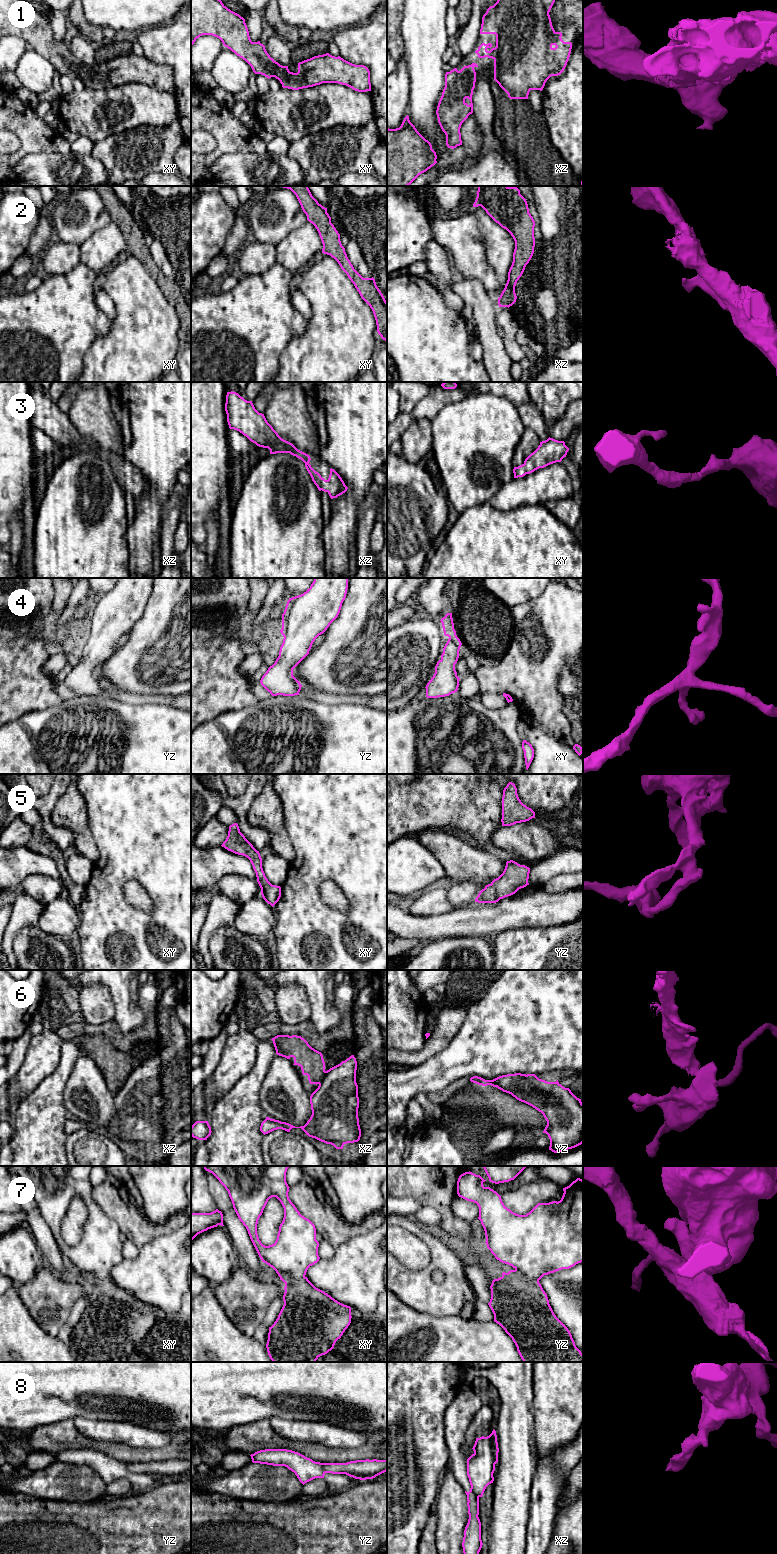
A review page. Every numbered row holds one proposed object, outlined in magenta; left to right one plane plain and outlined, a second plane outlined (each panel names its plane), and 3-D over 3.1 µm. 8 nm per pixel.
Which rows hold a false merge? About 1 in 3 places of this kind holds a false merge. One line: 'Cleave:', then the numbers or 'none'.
Cleave: 6, 7, 8

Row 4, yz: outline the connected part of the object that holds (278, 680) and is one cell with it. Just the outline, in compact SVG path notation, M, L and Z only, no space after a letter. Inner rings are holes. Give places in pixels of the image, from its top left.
M314 578L310 588L301 595L289 598L282 614L283 643L275 663L262 676L261 685L272 695L299 695L302 685L293 676L293 669L309 654L315 639L323 634L338 617L346 598L348 578Z

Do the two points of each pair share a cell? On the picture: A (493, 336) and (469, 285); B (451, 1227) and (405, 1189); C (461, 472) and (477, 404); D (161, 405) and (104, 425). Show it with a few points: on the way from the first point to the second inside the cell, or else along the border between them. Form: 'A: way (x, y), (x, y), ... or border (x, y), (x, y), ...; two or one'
A: way (486, 323), (484, 307), (478, 298); one
B: way (446, 1213), (423, 1189), (419, 1189); one
C: way (466, 455), (477, 436), (477, 421); one
D: border (125, 425), (126, 446), (124, 449); two

